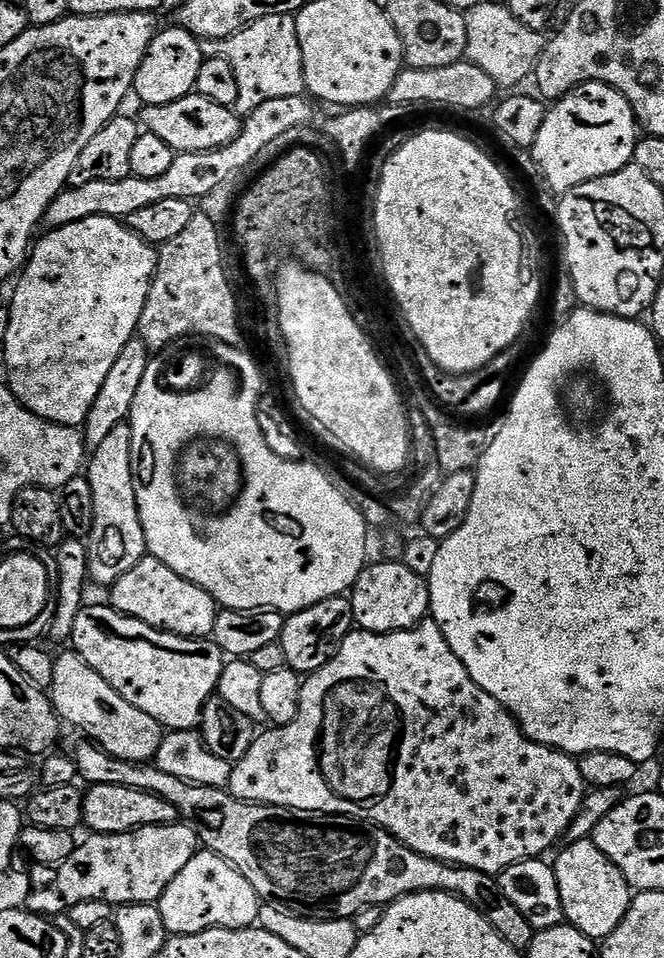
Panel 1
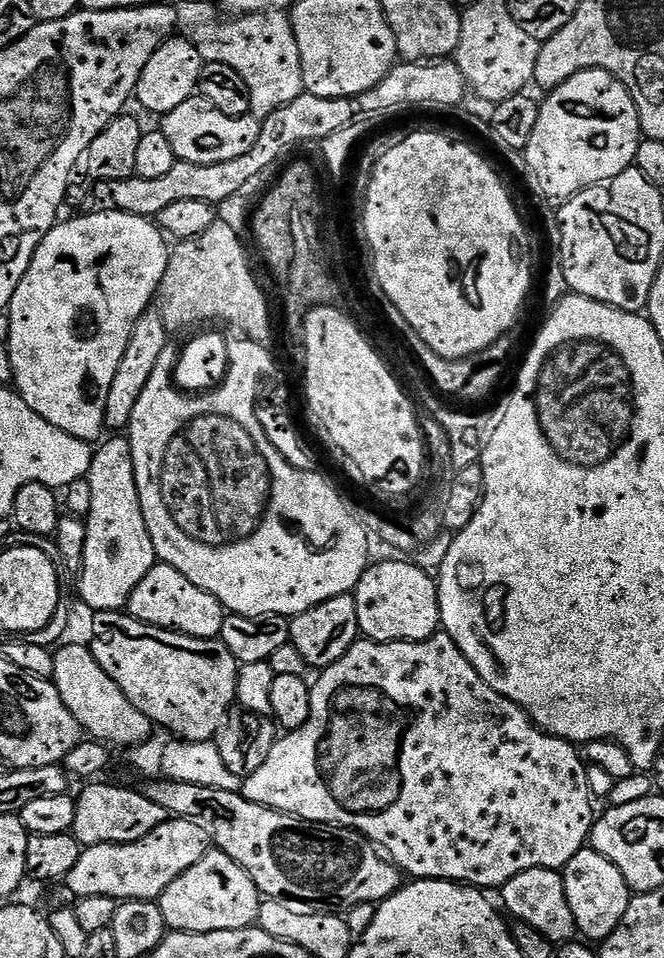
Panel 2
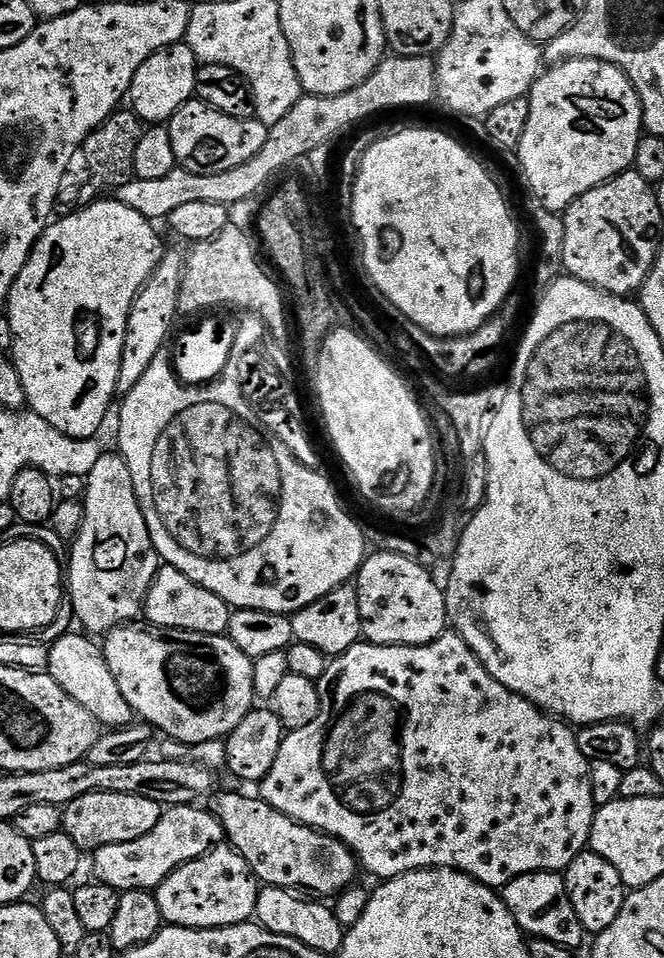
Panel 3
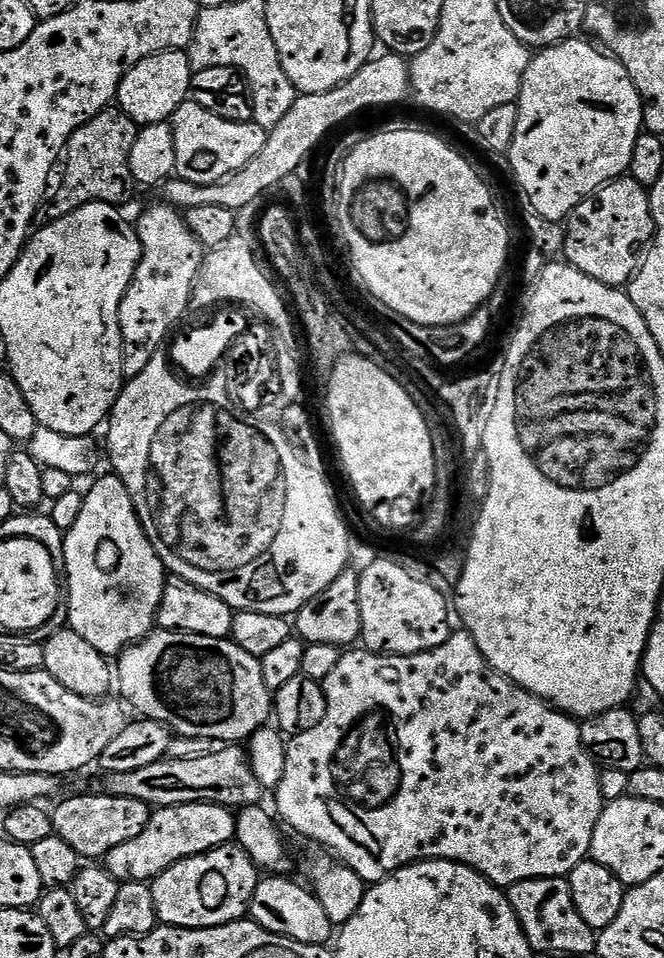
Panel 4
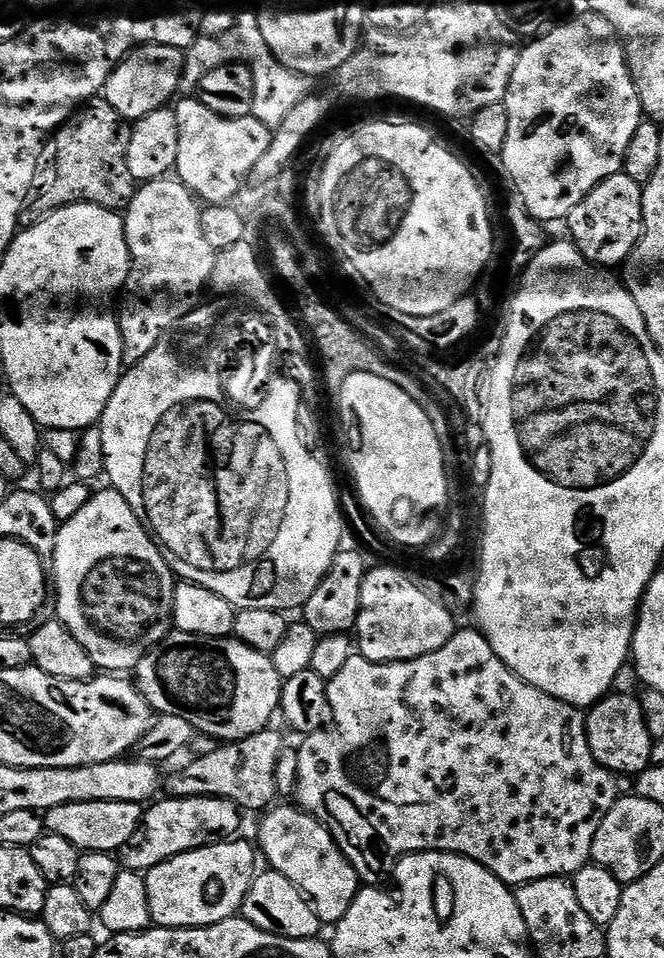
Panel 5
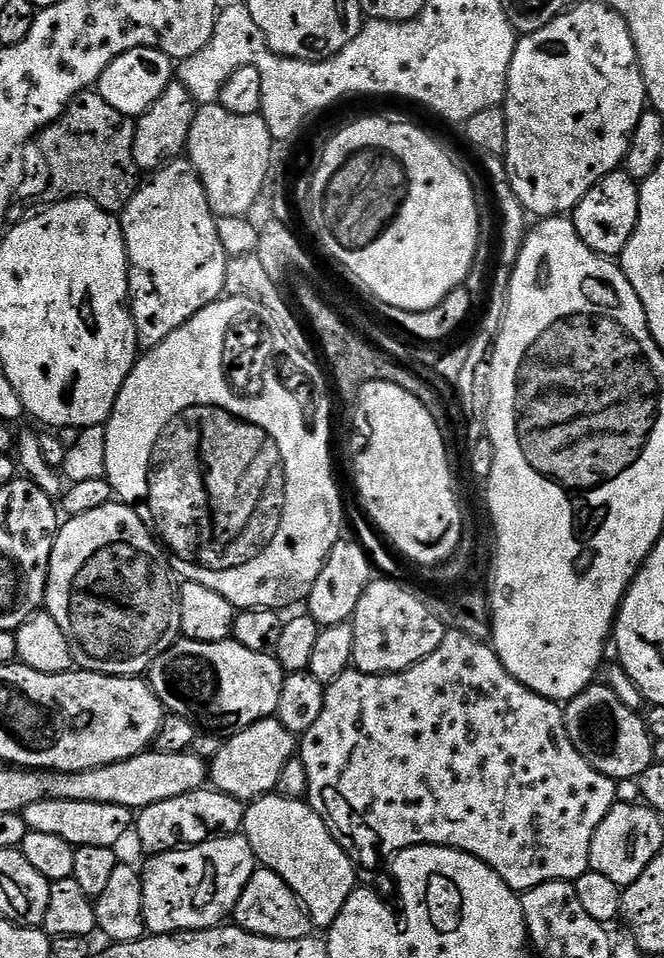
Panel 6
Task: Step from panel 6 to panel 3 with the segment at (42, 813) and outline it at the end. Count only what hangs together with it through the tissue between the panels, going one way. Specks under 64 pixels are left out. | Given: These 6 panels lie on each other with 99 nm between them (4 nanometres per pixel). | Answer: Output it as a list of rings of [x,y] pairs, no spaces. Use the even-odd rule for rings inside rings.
[[[91,792],[74,798],[64,805],[62,831],[79,846],[81,853],[91,854],[102,846],[114,846],[118,842],[134,842],[142,834],[150,834],[162,818],[165,809],[150,798],[138,794],[114,794],[113,792]]]

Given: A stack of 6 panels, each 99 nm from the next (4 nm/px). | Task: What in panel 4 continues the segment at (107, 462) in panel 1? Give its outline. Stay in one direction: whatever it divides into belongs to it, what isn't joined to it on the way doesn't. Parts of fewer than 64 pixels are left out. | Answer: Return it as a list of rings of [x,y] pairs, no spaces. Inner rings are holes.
[[[107,474],[101,480],[93,479],[91,481],[92,489],[83,493],[84,505],[81,508],[81,513],[78,514],[78,520],[74,522],[71,529],[66,532],[63,537],[64,540],[64,566],[62,568],[65,572],[68,571],[68,586],[66,582],[66,608],[68,604],[68,620],[66,620],[67,627],[71,628],[73,632],[77,632],[82,638],[86,638],[86,642],[90,642],[90,646],[94,646],[94,650],[98,650],[103,656],[109,658],[119,657],[120,653],[126,648],[131,648],[132,645],[143,640],[149,632],[157,627],[156,615],[160,609],[162,602],[162,594],[164,593],[164,585],[166,583],[166,569],[160,556],[154,550],[154,546],[150,542],[150,538],[144,532],[143,526],[140,524],[140,519],[136,513],[134,502],[130,498],[130,490],[126,490],[126,486],[120,481],[120,477],[115,474]]]

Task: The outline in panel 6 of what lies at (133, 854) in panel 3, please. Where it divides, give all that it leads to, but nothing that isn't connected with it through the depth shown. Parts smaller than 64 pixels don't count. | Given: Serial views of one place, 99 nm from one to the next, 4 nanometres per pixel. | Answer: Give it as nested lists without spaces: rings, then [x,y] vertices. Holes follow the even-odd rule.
[[[201,790],[182,794],[178,798],[166,798],[150,806],[139,809],[134,820],[134,836],[140,839],[149,857],[159,852],[175,852],[181,846],[204,844],[207,840],[217,840],[220,836],[237,835],[244,827],[243,800],[235,800],[224,792]]]

